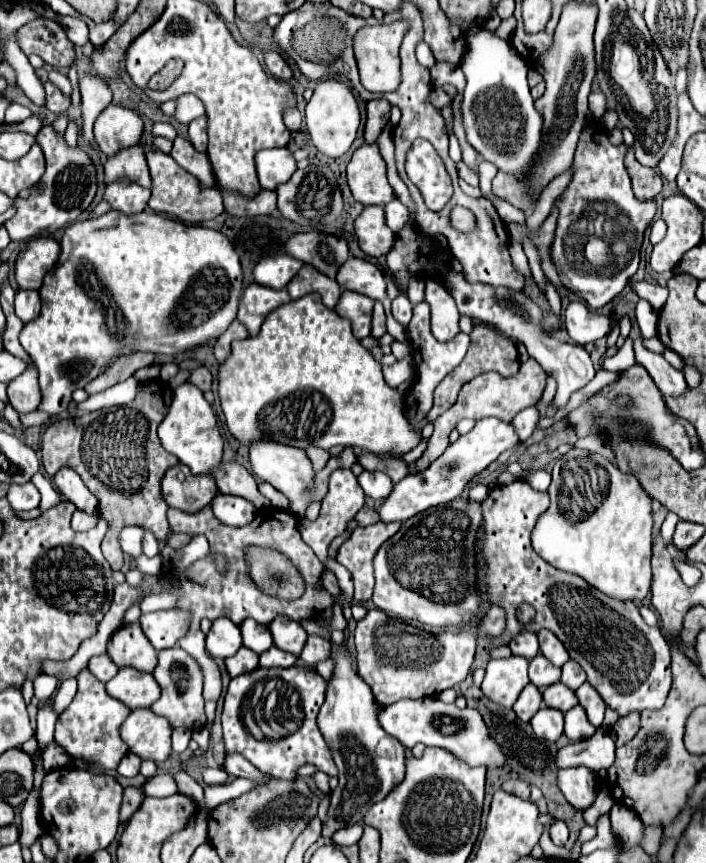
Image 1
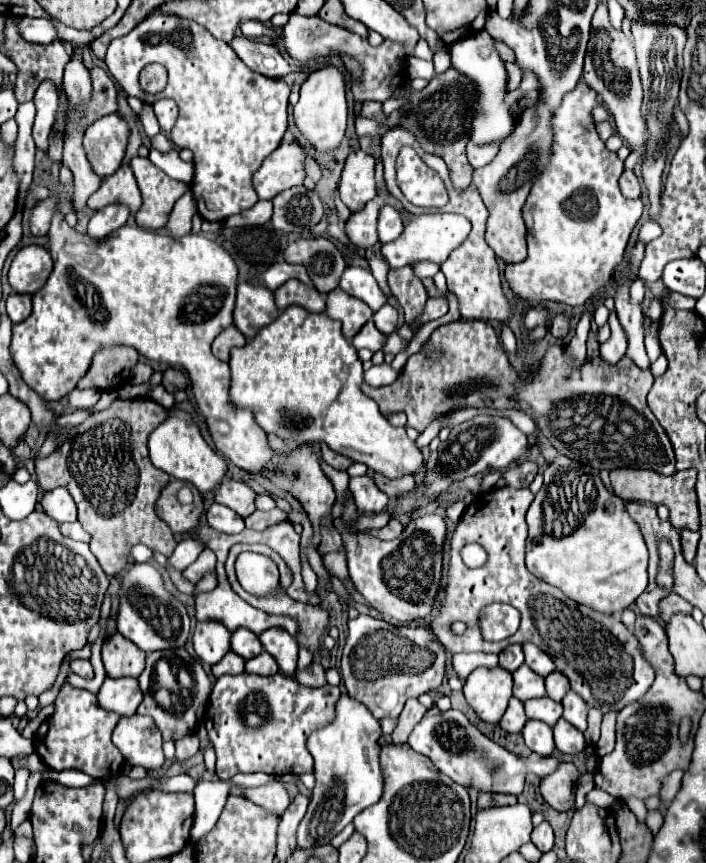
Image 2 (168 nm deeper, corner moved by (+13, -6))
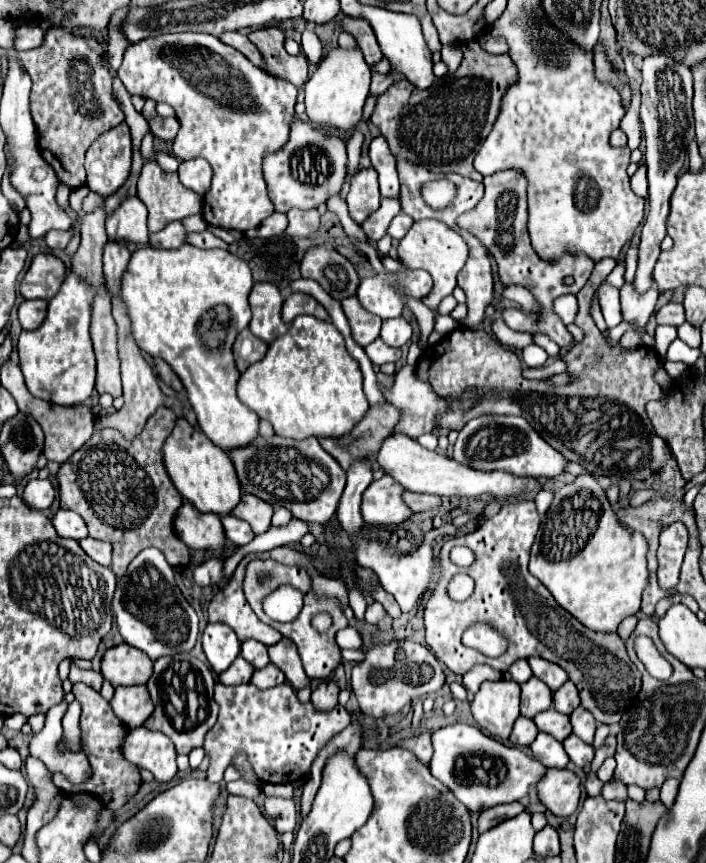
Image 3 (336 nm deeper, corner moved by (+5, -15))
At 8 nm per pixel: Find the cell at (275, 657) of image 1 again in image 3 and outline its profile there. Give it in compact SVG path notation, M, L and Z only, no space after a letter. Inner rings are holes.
M267 664L265 668L253 672L251 682L253 682L257 688L265 690L265 688L273 688L273 686L277 686L277 684L283 684L283 682L285 682L285 674L283 674L275 664Z

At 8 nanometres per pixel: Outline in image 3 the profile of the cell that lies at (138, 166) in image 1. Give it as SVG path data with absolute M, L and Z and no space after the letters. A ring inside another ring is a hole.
M137 196L125 198L119 208L107 216L107 236L113 240L129 240L145 246L149 240L147 230L147 208Z

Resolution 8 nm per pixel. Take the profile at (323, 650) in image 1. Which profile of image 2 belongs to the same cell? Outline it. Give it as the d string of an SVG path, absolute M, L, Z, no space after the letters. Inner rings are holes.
M311 663L305 671L299 671L295 677L305 687L323 687L327 683L325 669L319 663Z

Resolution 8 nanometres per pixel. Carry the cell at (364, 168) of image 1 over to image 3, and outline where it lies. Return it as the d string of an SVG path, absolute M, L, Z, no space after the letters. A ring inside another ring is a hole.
M363 168L351 178L347 204L349 204L351 218L359 224L379 208L377 172L373 172L373 168Z

